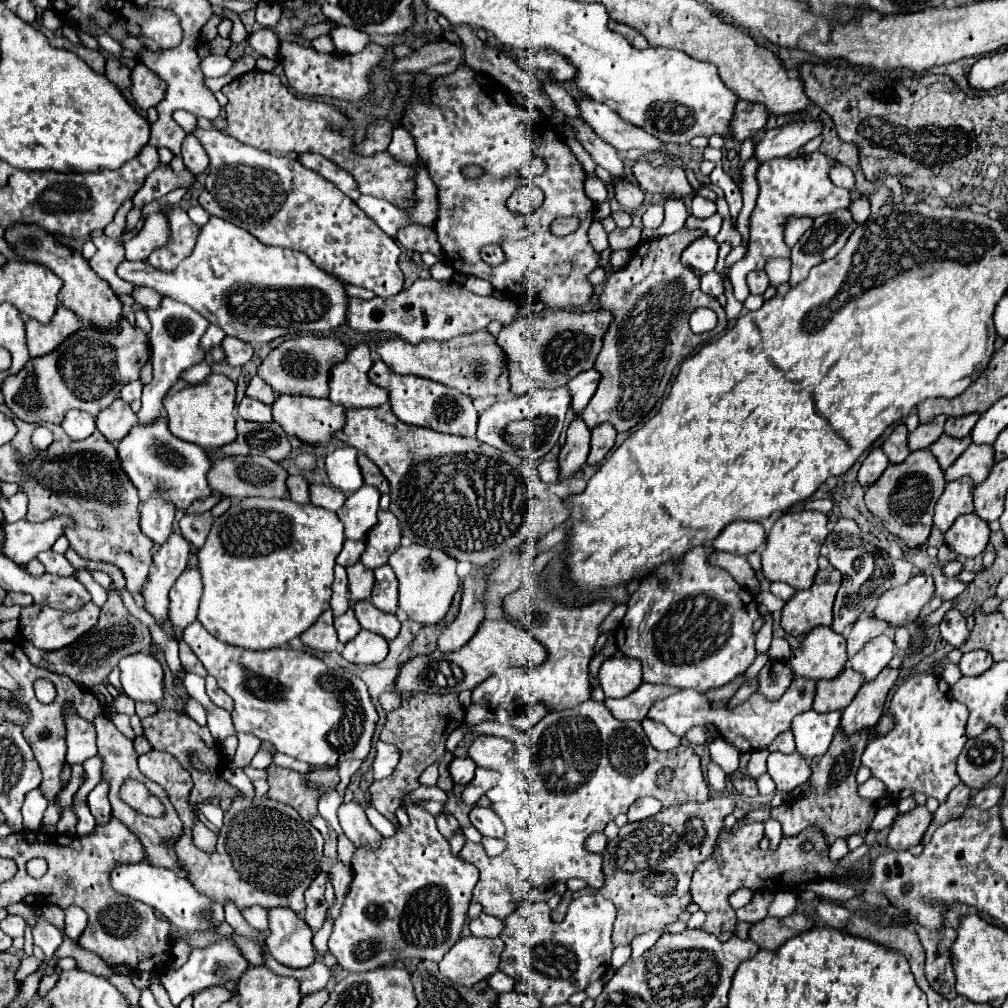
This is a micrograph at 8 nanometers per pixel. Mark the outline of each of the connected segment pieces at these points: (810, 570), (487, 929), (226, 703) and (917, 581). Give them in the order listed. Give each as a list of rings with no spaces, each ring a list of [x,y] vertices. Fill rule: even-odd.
[[[803,510],[797,514],[783,514],[767,534],[767,546],[761,554],[765,578],[771,582],[785,582],[795,590],[811,588],[813,578],[817,574],[819,550],[829,534],[827,523],[828,517],[823,512]]]
[[[481,914],[479,918],[471,920],[469,928],[471,928],[473,936],[477,936],[477,938],[495,938],[495,936],[499,936],[499,932],[503,928],[503,922],[495,916]]]
[[[207,676],[207,696],[213,700],[213,704],[217,704],[219,708],[225,710],[233,710],[233,700],[217,686],[217,680],[213,676]]]
[[[917,574],[907,584],[887,590],[877,600],[877,606],[871,614],[893,628],[905,626],[907,622],[911,624],[919,618],[921,608],[931,600],[933,590],[933,578],[927,574]]]

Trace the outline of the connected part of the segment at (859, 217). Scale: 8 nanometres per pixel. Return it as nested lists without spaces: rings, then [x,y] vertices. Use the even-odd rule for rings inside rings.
[[[851,200],[849,210],[853,214],[853,220],[863,224],[869,218],[869,200]]]

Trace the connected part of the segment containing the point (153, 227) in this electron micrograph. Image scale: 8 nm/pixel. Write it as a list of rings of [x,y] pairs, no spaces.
[[[155,212],[147,216],[143,228],[123,245],[125,258],[130,261],[143,261],[149,258],[153,250],[163,248],[171,242],[171,228],[165,212]]]

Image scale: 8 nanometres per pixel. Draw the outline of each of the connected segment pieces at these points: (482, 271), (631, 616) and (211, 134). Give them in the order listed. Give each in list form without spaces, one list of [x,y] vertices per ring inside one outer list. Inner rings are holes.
[[[461,64],[453,74],[439,76],[429,84],[429,102],[423,102],[423,98],[413,96],[409,98],[409,106],[401,116],[401,126],[409,130],[409,134],[415,140],[415,148],[419,154],[419,160],[425,164],[435,188],[437,188],[437,220],[433,224],[433,230],[437,232],[437,242],[443,250],[443,262],[449,264],[455,272],[463,276],[475,276],[489,280],[495,290],[499,290],[507,298],[523,296],[523,290],[535,290],[537,300],[545,304],[549,310],[579,310],[593,298],[593,284],[589,282],[589,274],[599,266],[599,254],[593,250],[593,246],[587,240],[587,230],[593,222],[595,204],[585,194],[585,170],[583,164],[577,160],[577,156],[571,152],[571,148],[563,142],[561,134],[557,134],[555,124],[539,110],[523,108],[511,102],[511,94],[503,90],[499,82],[495,82],[491,76],[471,70],[469,66]],[[535,154],[543,156],[547,162],[547,170],[543,176],[535,178],[535,184],[543,190],[545,202],[539,210],[531,214],[511,214],[505,206],[511,192],[521,184],[519,166],[529,162]],[[467,164],[481,164],[485,168],[485,176],[479,176],[475,180],[467,180],[461,174],[461,168]],[[559,216],[577,216],[581,220],[581,226],[577,232],[569,236],[553,236],[549,232],[549,226]],[[485,244],[499,244],[505,252],[505,262],[501,266],[491,266],[481,260],[479,252]]]
[[[713,546],[693,548],[683,560],[685,564],[679,568],[659,568],[659,576],[641,582],[637,592],[631,594],[627,614],[615,630],[615,644],[625,656],[641,660],[645,682],[707,692],[727,684],[753,664],[757,656],[753,622],[759,618],[759,604],[753,596],[747,596],[745,600],[745,590],[729,576],[729,572],[711,564],[713,552]]]
[[[195,128],[193,132],[199,136],[203,148],[211,158],[209,176],[205,192],[199,196],[199,204],[211,214],[219,216],[249,234],[253,234],[259,242],[267,246],[291,248],[307,254],[311,262],[315,262],[321,270],[333,274],[335,278],[363,286],[375,292],[381,298],[395,296],[403,288],[403,272],[399,268],[401,250],[393,238],[389,238],[353,200],[349,200],[337,186],[327,182],[325,178],[305,170],[301,164],[291,162],[289,156],[271,156],[267,152],[259,152],[255,148],[247,148],[239,144],[235,138],[219,132],[219,130],[203,130]]]

